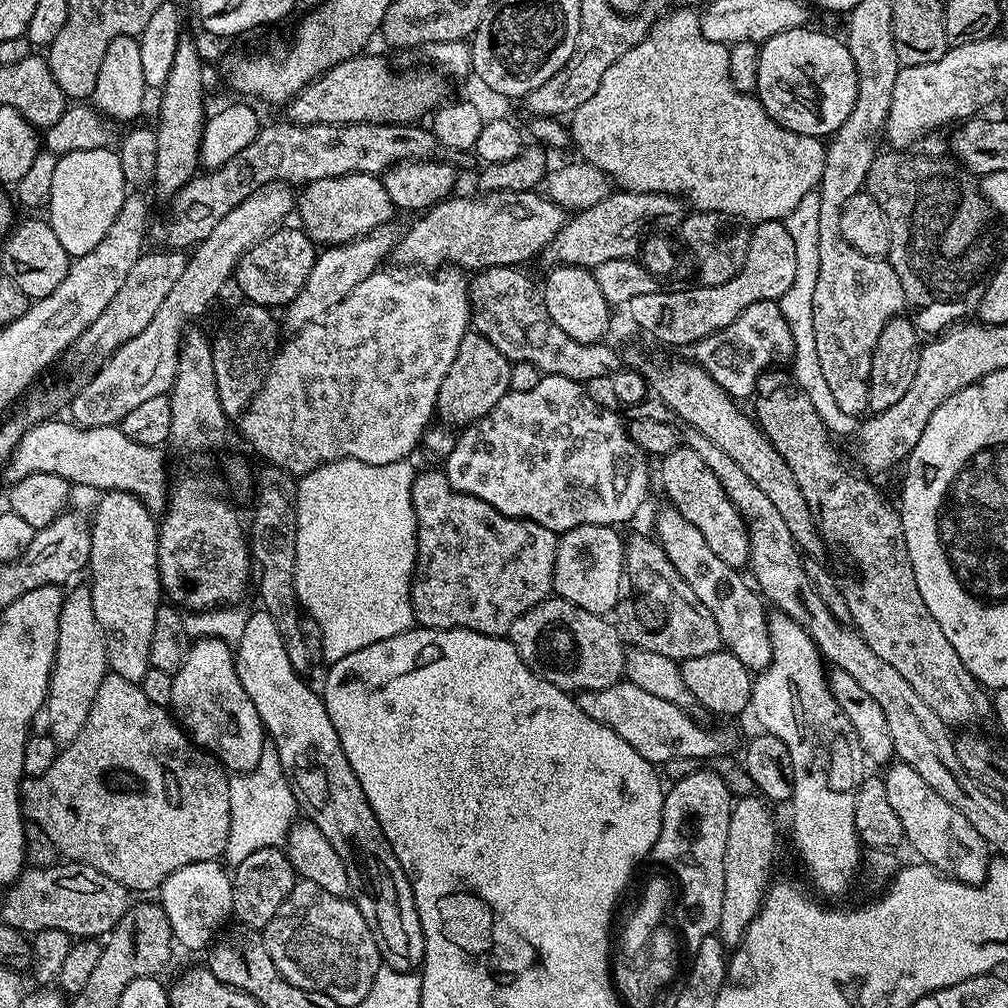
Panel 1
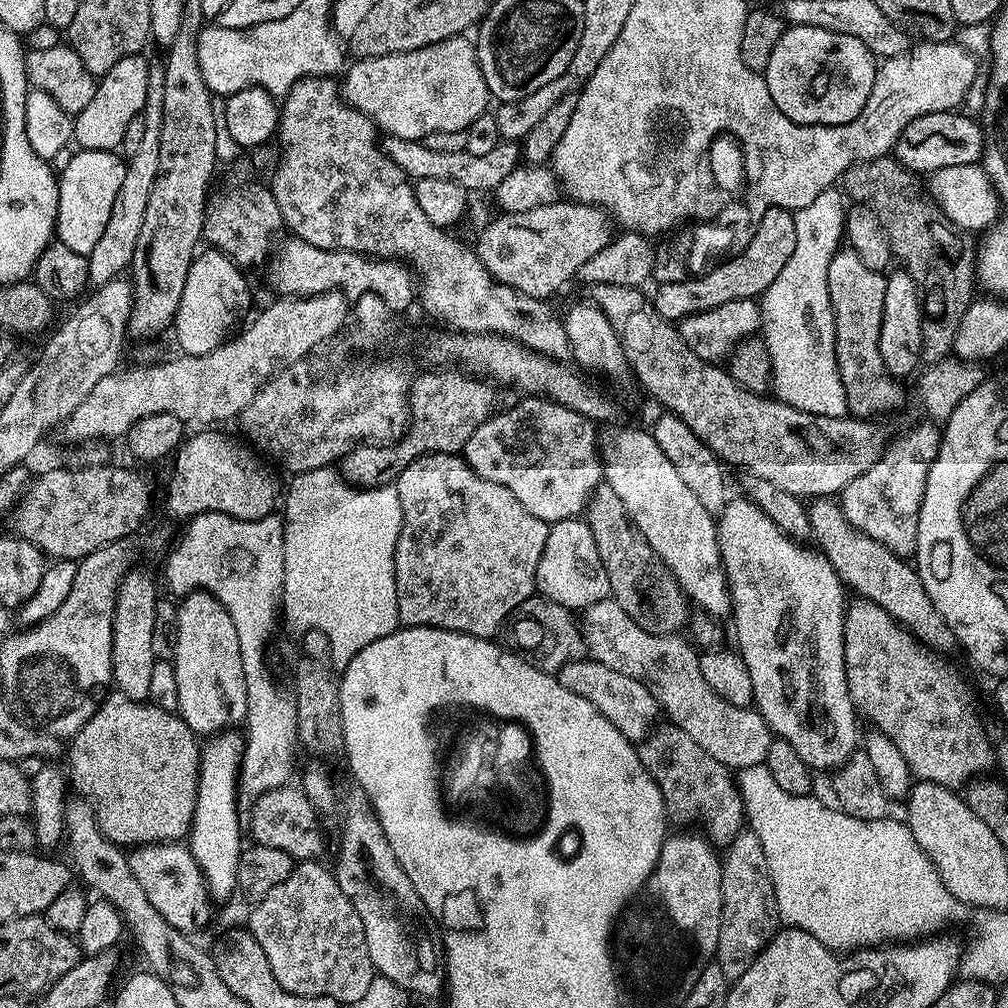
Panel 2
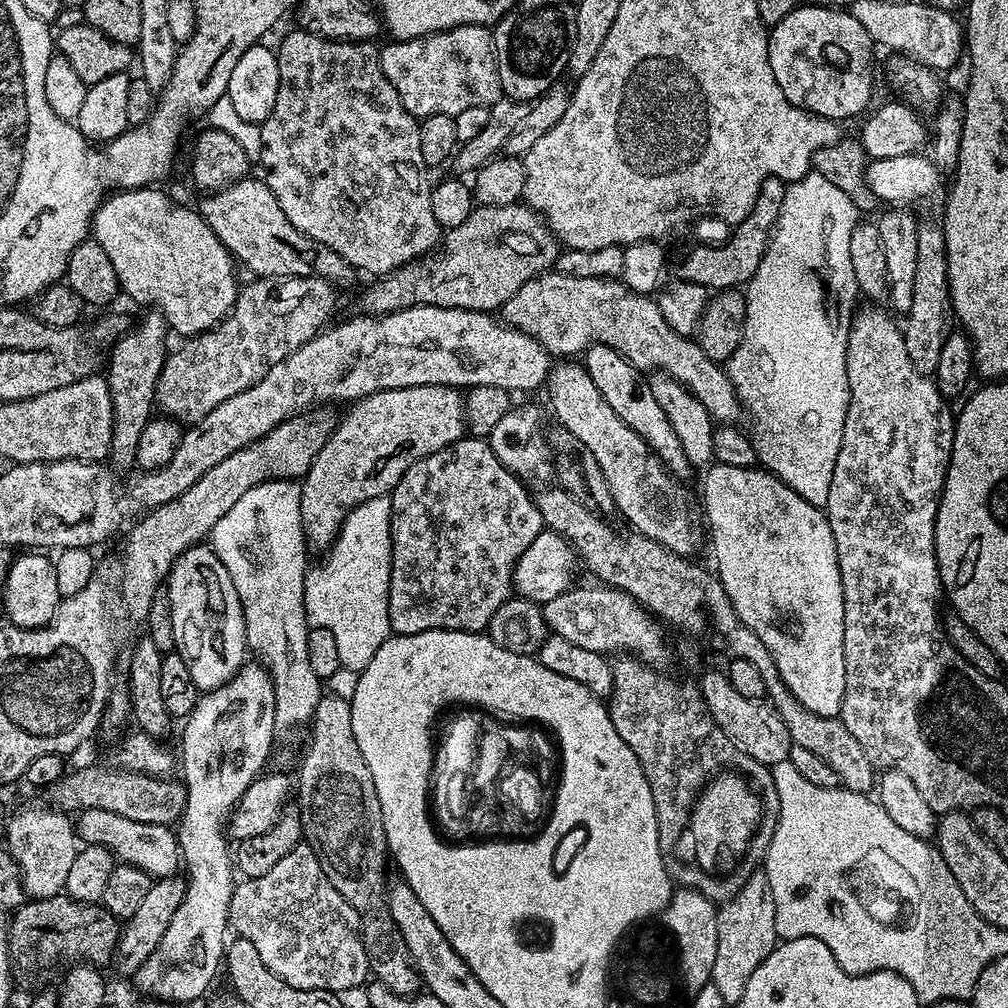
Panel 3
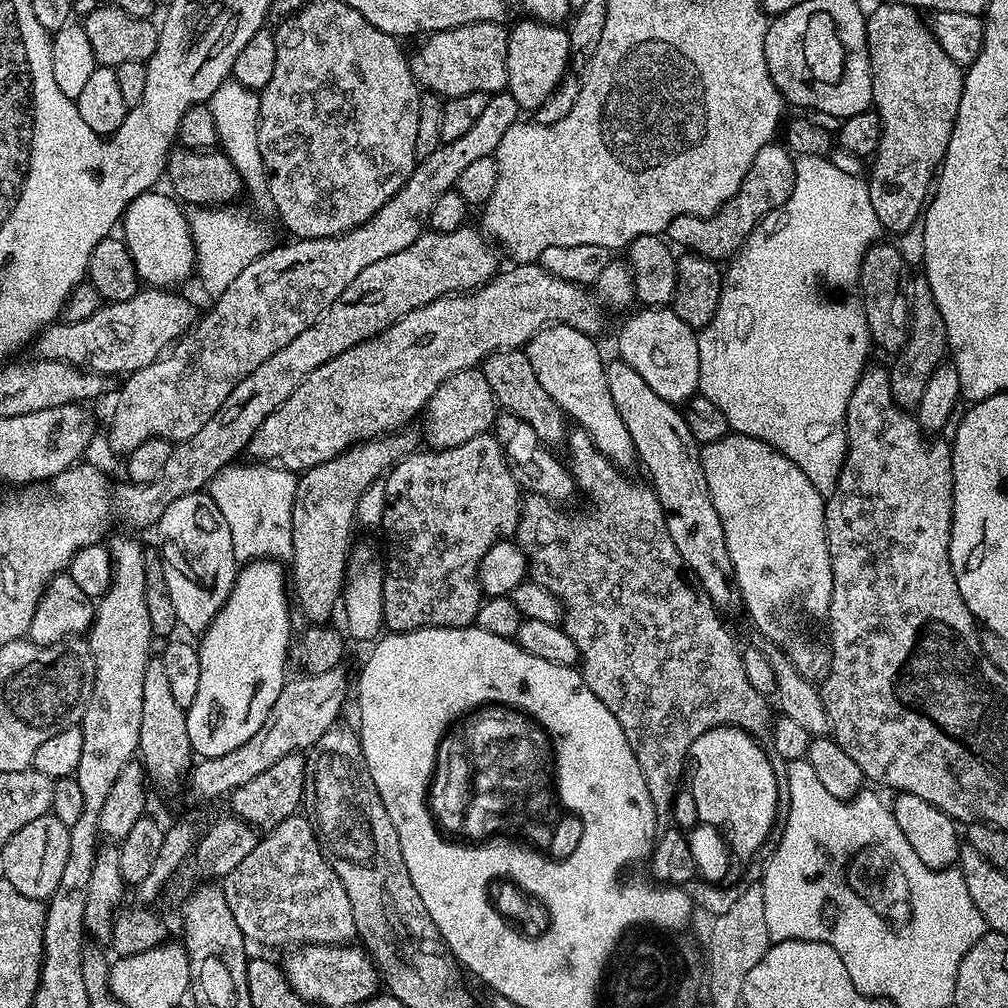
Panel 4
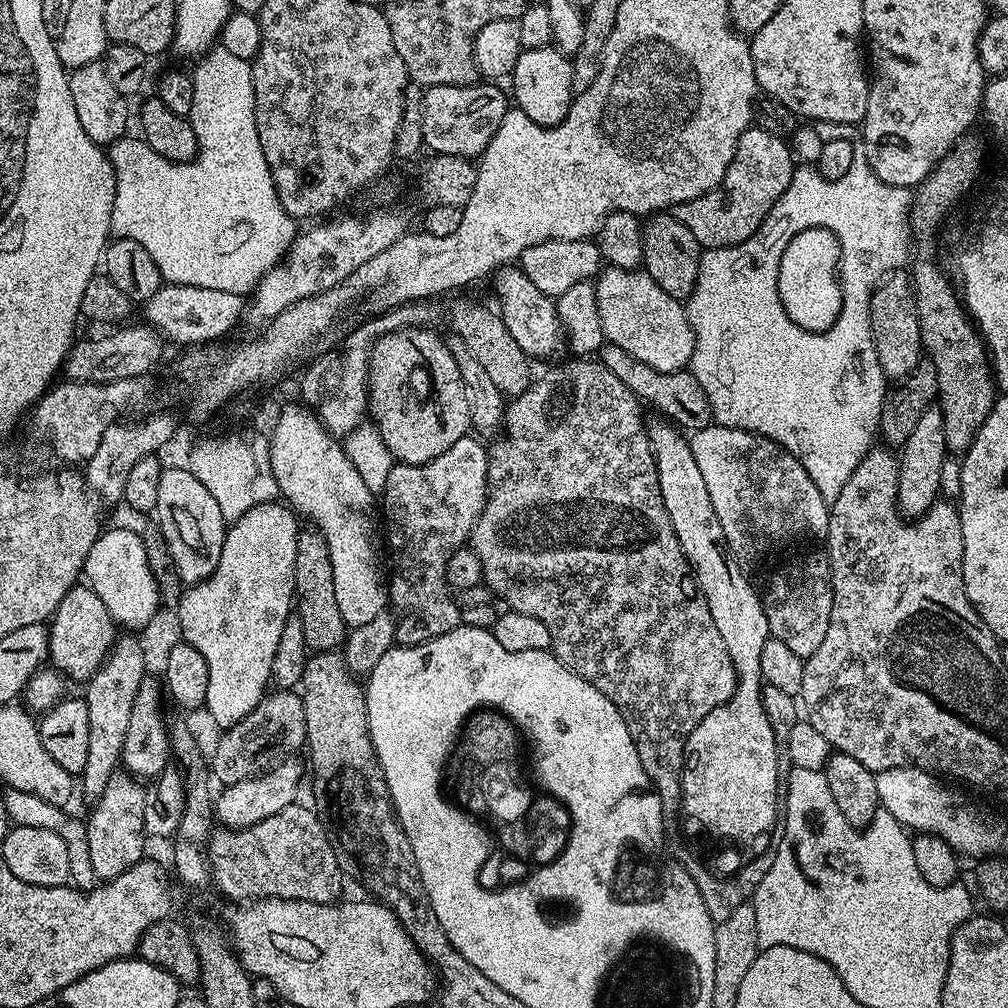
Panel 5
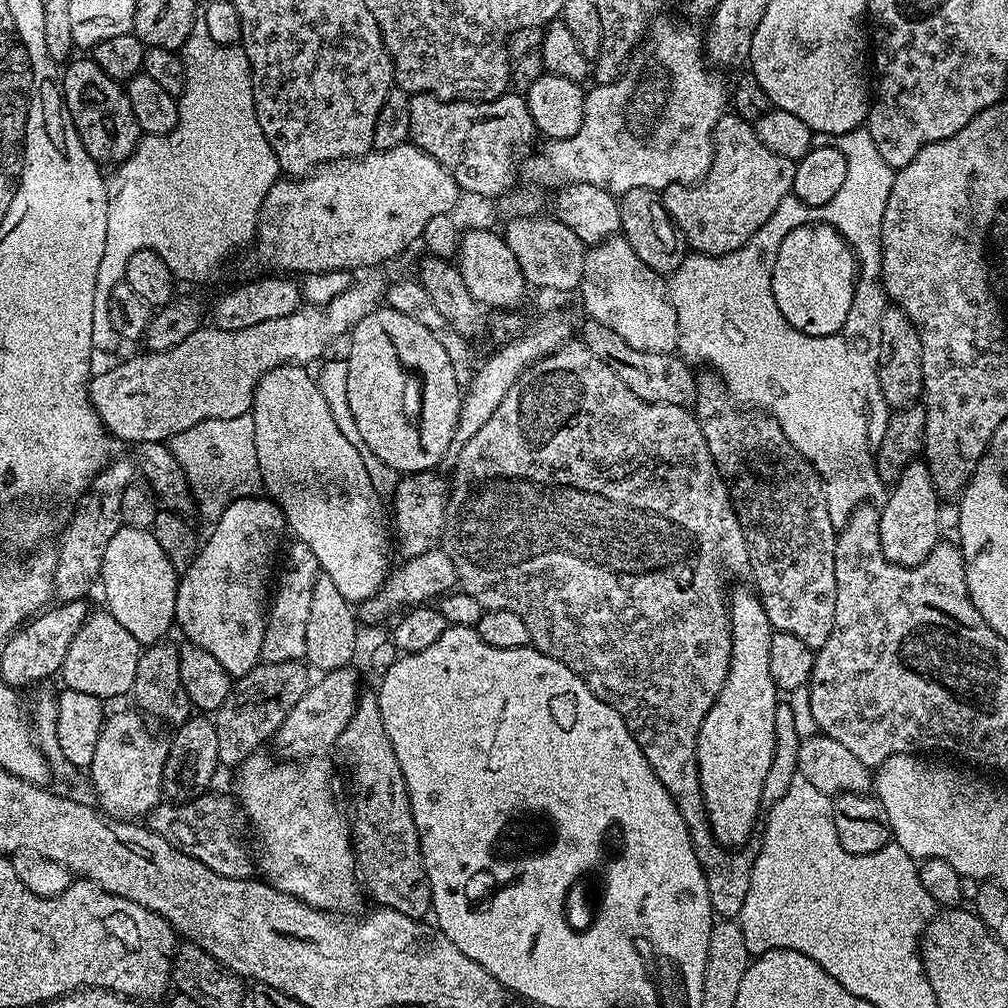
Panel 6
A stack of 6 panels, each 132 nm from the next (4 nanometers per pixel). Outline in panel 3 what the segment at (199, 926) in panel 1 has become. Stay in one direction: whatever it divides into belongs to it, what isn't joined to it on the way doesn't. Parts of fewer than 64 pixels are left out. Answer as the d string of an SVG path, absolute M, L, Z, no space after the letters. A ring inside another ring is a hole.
M86 808L75 817L74 827L77 837L85 845L101 844L104 848L113 850L124 848L123 861L142 869L153 878L177 875L178 869L181 867L182 857L178 836L169 825L155 825L154 822L134 822L133 819L111 813L110 810Z

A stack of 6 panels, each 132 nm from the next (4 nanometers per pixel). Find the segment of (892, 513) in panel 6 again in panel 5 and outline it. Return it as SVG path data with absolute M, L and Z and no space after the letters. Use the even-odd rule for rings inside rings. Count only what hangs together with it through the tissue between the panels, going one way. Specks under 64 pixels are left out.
M933 406L926 410L926 414L922 414L910 438L906 438L906 442L898 452L900 469L896 475L896 506L900 509L901 516L919 518L929 506L936 503L941 495L940 479L944 476L944 456L948 455L942 414L939 407Z

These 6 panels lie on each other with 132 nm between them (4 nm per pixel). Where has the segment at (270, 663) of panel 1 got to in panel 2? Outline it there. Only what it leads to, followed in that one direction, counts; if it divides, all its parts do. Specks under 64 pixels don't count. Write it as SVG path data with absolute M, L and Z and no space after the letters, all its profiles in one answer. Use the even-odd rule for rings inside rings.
M324 768L310 769L304 776L302 787L310 802L321 813L337 812L338 815L344 816L344 821L340 824L340 853L336 856L334 875L342 894L350 898L354 910L358 910L358 918L362 918L362 930L366 930L366 950L370 950L373 969L379 975L390 978L390 982L394 982L413 997L436 996L439 992L441 995L446 988L446 961L437 925L424 908L422 898L410 882L408 872L402 870L398 858L394 858L394 850L386 842L386 834L378 822L372 805L356 790L349 796L343 796Z

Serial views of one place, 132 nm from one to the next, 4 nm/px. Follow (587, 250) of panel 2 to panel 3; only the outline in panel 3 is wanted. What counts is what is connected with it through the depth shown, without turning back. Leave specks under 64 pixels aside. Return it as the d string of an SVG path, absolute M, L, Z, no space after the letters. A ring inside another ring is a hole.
M517 202L506 206L476 206L462 226L454 226L443 233L442 243L431 254L421 256L411 264L403 264L386 276L373 279L373 284L360 296L360 304L364 307L361 309L370 316L385 316L388 312L406 310L419 304L433 304L439 308L465 308L471 312L492 314L503 309L504 304L518 294L526 282L530 282L530 278L549 271L561 251L561 245L544 218L527 204Z

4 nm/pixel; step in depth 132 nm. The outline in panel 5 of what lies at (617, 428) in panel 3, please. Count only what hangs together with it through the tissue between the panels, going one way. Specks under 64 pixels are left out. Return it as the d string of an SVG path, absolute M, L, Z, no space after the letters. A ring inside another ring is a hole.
M505 266L496 269L490 277L494 291L500 295L498 315L503 320L506 330L510 330L514 342L522 346L522 350L529 358L536 356L552 356L560 347L565 347L566 336L562 331L560 315L556 312L556 300L542 294L530 278L526 278L519 266Z

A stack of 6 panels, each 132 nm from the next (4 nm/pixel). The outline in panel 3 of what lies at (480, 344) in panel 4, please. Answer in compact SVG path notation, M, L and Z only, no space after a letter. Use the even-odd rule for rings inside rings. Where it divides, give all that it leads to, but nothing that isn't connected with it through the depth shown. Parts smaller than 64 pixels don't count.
M555 270L542 272L504 304L502 320L537 340L556 358L576 358L594 344L605 344L636 368L656 368L652 370L671 376L692 392L713 421L721 425L731 425L742 416L740 400L725 369L711 360L695 339L680 336L669 326L651 295L630 290L619 279L574 278ZM304 410L299 414L293 414L288 419L281 421L274 426L272 430L258 438L253 444L248 444L242 450L230 454L230 458L222 458L218 466L206 470L190 490L186 490L178 498L171 500L169 504L163 504L157 508L145 511L139 517L140 520L128 532L128 537L124 540L124 549L120 552L120 572L124 577L120 580L120 600L124 603L124 608L132 616L147 617L152 600L161 591L162 585L167 581L172 563L176 561L182 553L192 545L201 543L211 533L212 528L254 486L258 486L264 480L291 480L293 478L302 478L310 470L318 450L328 440L334 427L334 419L328 412L312 412L313 410Z

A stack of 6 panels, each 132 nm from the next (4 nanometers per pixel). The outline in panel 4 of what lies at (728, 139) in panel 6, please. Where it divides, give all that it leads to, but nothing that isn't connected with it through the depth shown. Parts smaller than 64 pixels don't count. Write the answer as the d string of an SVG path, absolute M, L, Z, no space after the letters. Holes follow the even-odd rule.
M773 142L762 146L750 162L750 170L746 170L746 178L742 178L742 186L730 202L726 202L713 216L679 216L670 222L666 236L677 249L688 254L704 256L707 260L727 261L740 251L744 240L760 225L760 219L770 210L782 206L786 198L794 190L794 174L796 162L793 153L783 143Z

